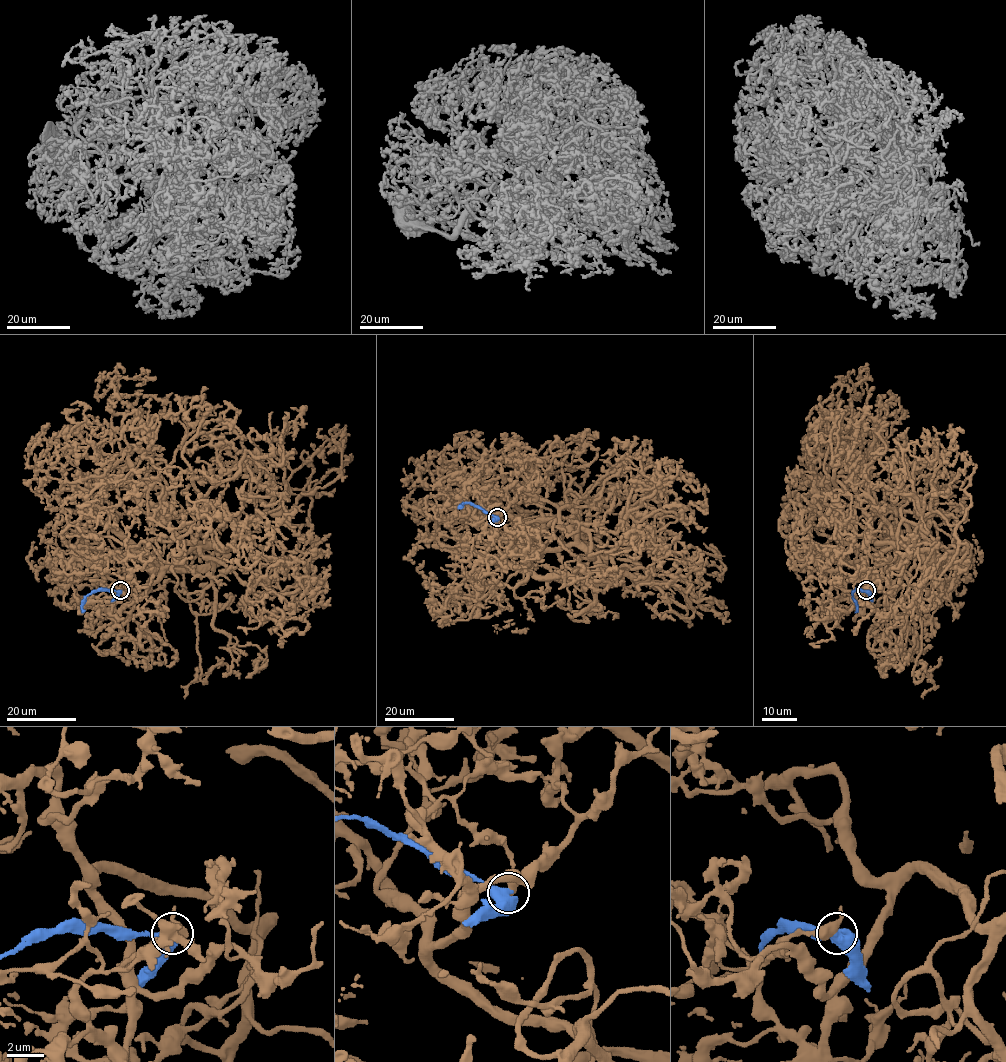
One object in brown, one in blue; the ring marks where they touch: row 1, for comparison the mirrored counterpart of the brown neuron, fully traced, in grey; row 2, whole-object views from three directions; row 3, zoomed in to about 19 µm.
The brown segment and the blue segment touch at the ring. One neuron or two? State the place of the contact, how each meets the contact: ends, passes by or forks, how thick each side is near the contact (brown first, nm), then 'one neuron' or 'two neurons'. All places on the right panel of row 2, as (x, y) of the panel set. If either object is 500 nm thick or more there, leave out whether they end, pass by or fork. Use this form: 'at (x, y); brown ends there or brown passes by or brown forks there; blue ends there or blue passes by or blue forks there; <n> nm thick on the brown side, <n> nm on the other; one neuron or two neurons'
at (866, 590); 440 nm thick on the brown side, 550 nm on the other; two neurons

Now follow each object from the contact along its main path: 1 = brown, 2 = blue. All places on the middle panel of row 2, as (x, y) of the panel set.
1: (497, 516), (479, 502), (485, 532), (519, 551), (577, 542), (488, 499), (479, 517), (436, 523), (403, 505)
2: (497, 517), (469, 503), (463, 503), (461, 508)

